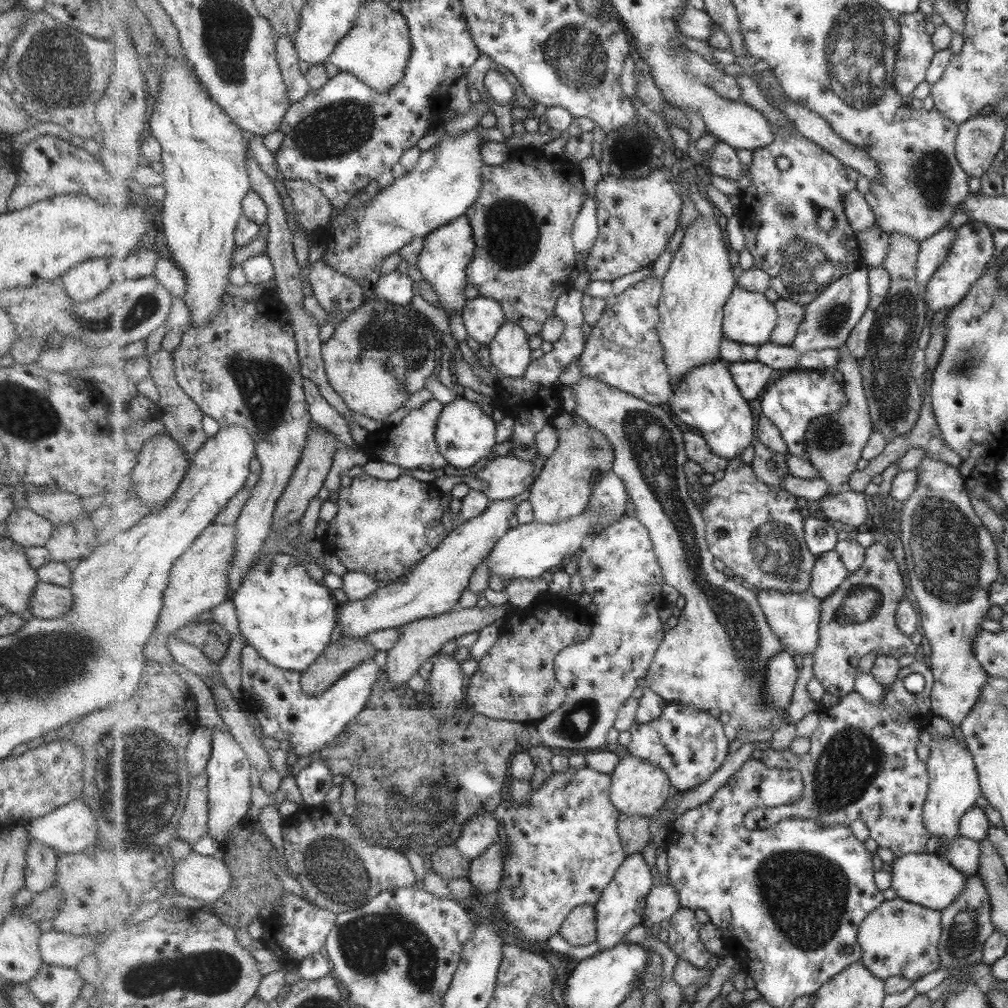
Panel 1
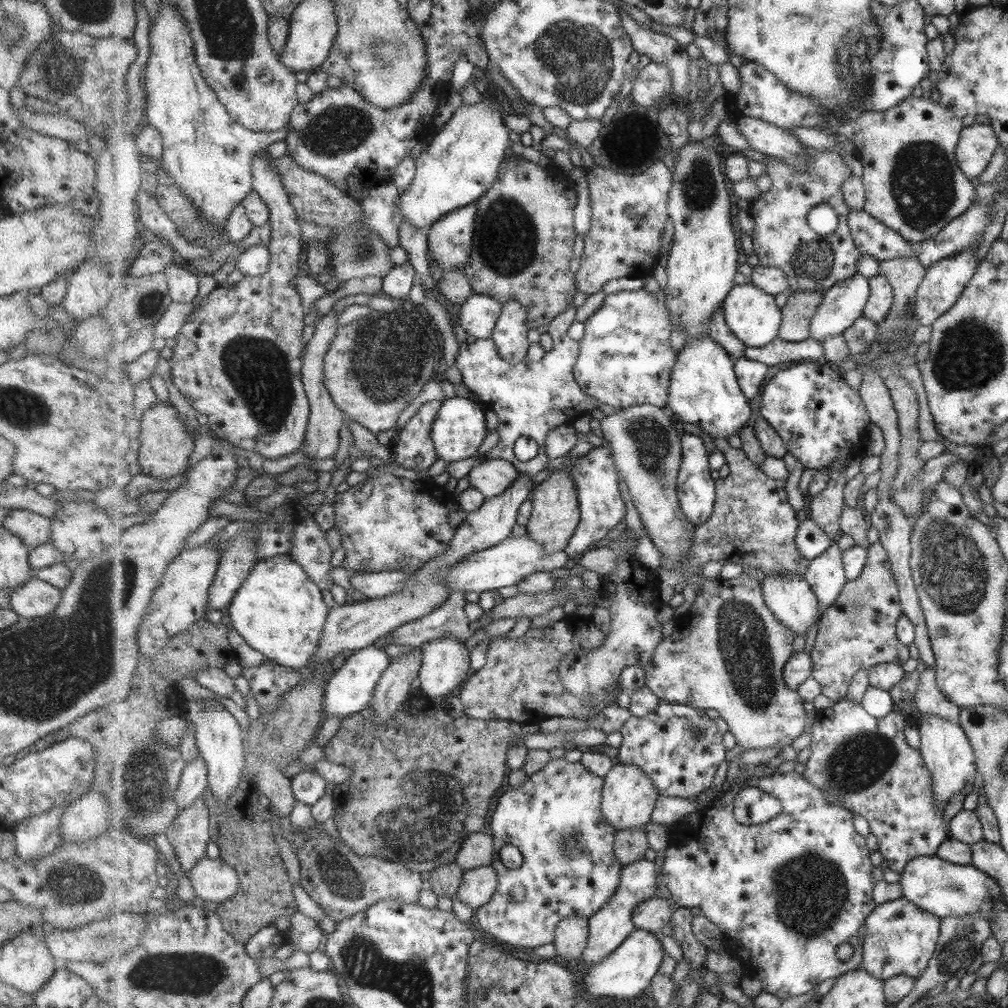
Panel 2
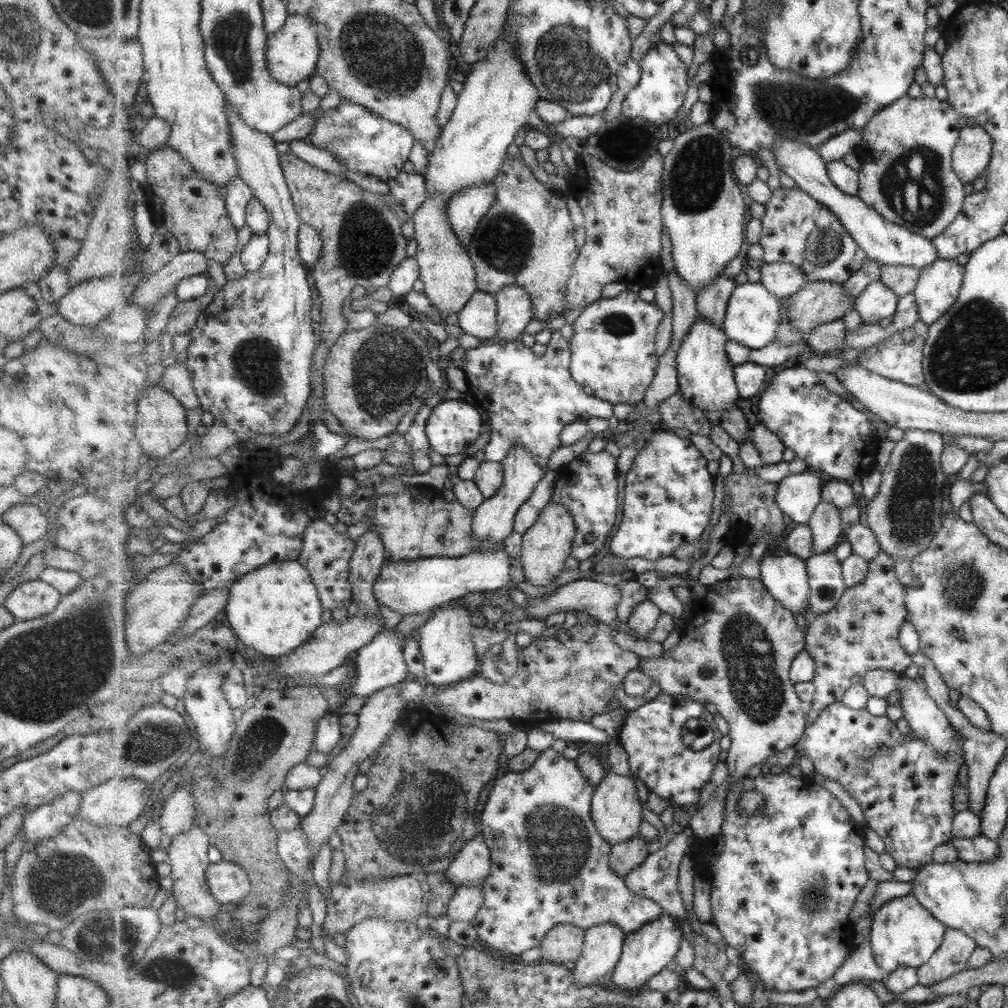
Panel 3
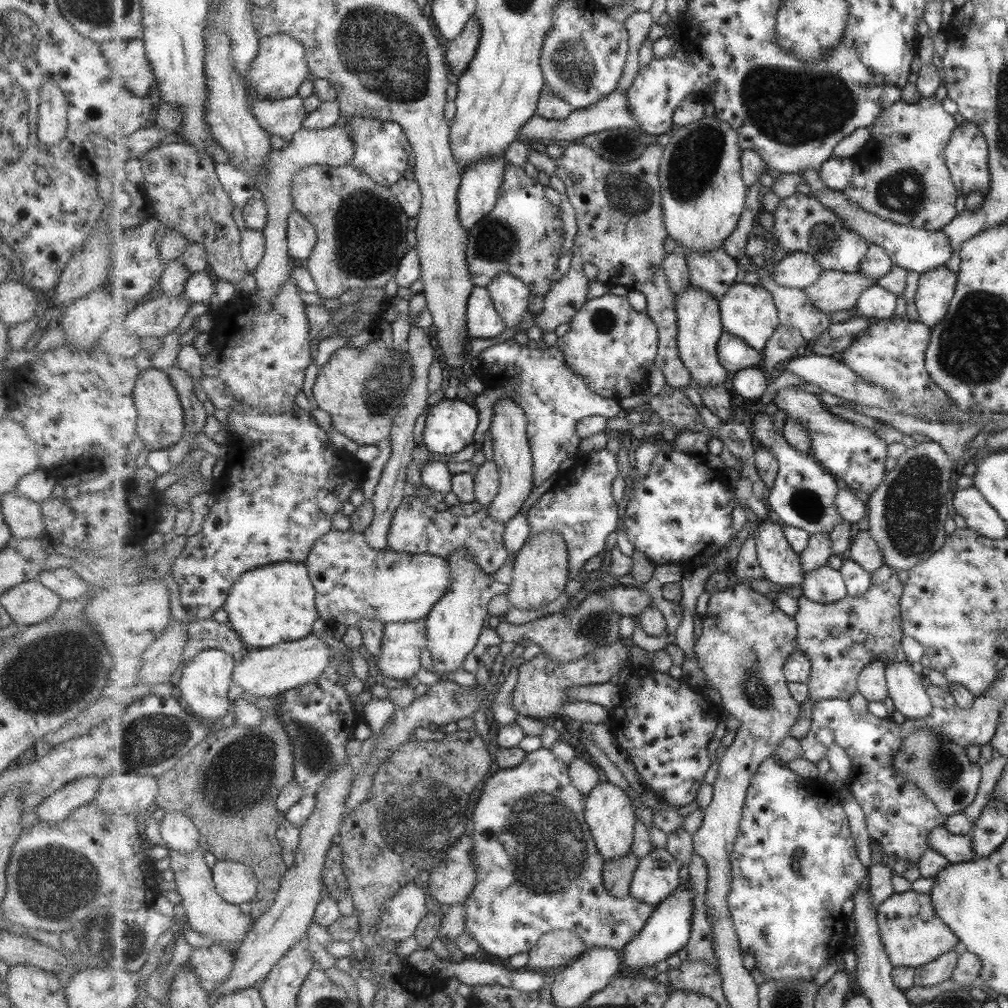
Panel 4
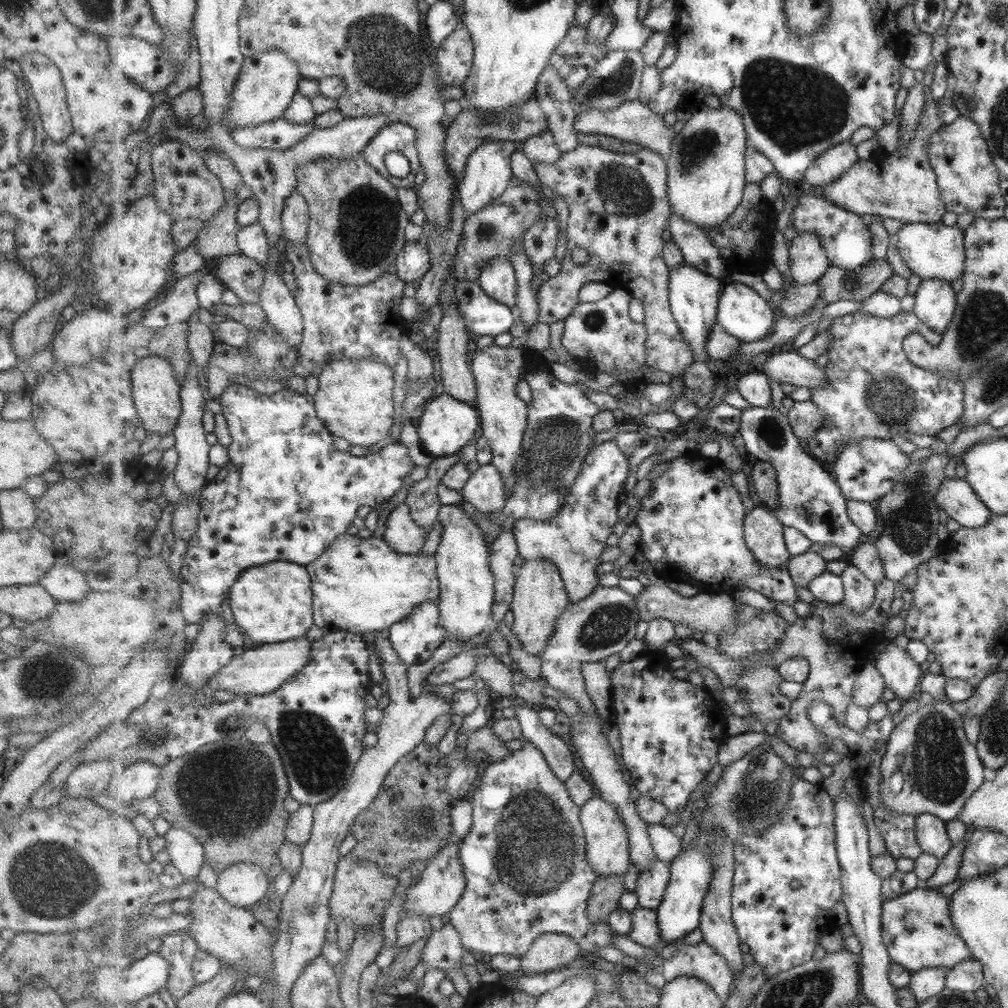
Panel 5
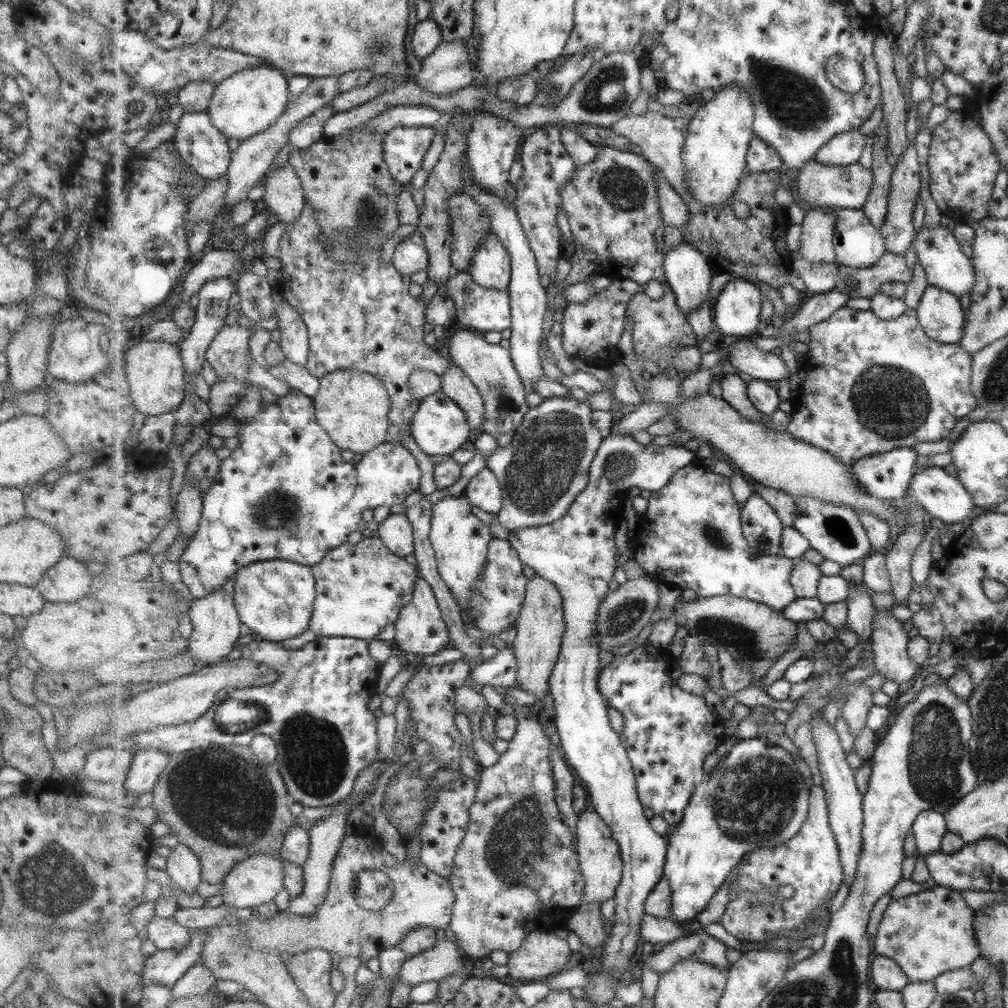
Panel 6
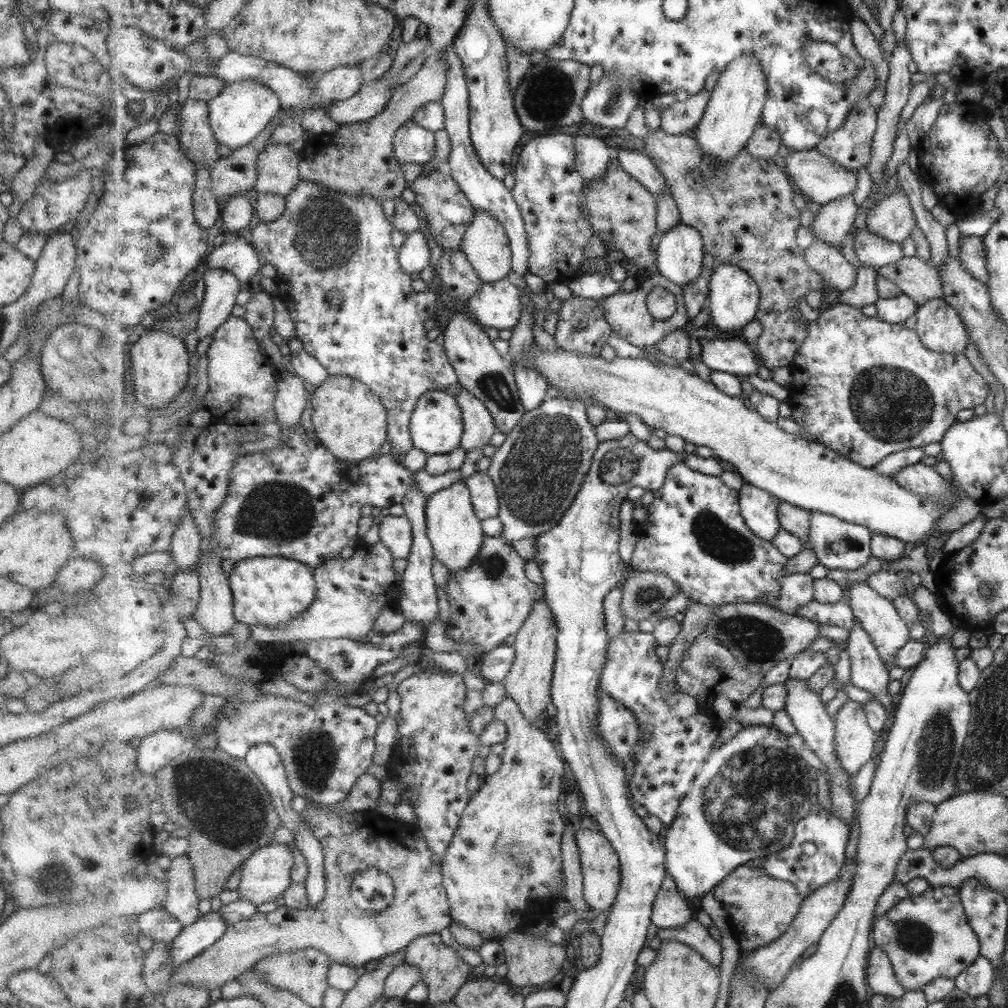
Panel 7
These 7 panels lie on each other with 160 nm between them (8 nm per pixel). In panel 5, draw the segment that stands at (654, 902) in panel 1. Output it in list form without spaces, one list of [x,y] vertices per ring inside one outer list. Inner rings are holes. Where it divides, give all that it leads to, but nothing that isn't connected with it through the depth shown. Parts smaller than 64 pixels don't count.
[[[523,739],[522,742],[523,742],[523,746],[519,750],[512,752],[509,756],[506,756],[503,760],[501,760],[501,762],[490,762],[490,764],[482,774],[480,785],[473,792],[472,805],[474,806],[474,824],[473,824],[471,833],[469,833],[468,837],[461,842],[461,846],[460,846],[460,857],[462,862],[464,863],[464,875],[465,875],[465,878],[468,879],[468,885],[466,886],[465,892],[463,893],[461,900],[455,905],[455,908],[448,915],[448,917],[450,918],[450,922],[459,931],[459,934],[461,935],[461,938],[462,938],[463,946],[465,946],[466,949],[468,949],[470,952],[472,952],[476,956],[478,956],[479,954],[485,953],[491,956],[495,956],[498,954],[506,954],[506,955],[515,955],[519,957],[524,957],[529,952],[529,949],[533,946],[533,943],[541,935],[544,935],[547,933],[571,935],[571,938],[573,938],[573,940],[575,940],[575,942],[577,942],[577,944],[579,944],[579,946],[583,950],[596,953],[598,950],[601,950],[602,948],[605,948],[606,946],[611,945],[611,938],[613,938],[613,936],[620,935],[620,934],[616,934],[616,932],[611,928],[611,926],[609,926],[608,922],[593,923],[592,919],[588,917],[587,902],[589,902],[592,896],[593,887],[595,886],[595,883],[598,881],[600,876],[596,873],[596,870],[594,868],[591,868],[591,866],[589,866],[589,864],[587,863],[587,844],[585,844],[585,829],[582,823],[579,822],[579,814],[582,814],[582,807],[577,806],[576,803],[573,802],[572,795],[569,794],[568,787],[566,786],[566,784],[563,784],[563,782],[561,782],[561,780],[559,780],[557,776],[555,776],[555,773],[553,772],[553,769],[550,767],[550,764],[547,762],[547,759],[543,754],[543,751],[539,750],[530,740]],[[637,906],[632,911],[633,930],[629,934],[630,940],[653,948],[662,940],[662,932],[659,928],[659,919],[657,910],[649,910],[645,907]]]

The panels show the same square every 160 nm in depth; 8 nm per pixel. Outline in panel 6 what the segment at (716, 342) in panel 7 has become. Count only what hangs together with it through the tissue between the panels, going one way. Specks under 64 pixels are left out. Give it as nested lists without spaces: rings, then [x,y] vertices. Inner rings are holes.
[[[751,340],[737,341],[731,346],[725,359],[737,372],[745,372],[753,379],[763,381],[779,382],[781,379],[789,378],[787,364],[778,351],[762,352]]]

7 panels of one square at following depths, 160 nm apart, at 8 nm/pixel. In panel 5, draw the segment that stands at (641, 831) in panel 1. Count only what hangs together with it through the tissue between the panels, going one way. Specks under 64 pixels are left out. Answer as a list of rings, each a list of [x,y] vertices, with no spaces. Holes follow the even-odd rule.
[[[612,876],[611,878],[602,878],[595,883],[592,890],[592,896],[588,903],[588,917],[593,923],[605,923],[609,915],[617,910],[623,890],[623,876]]]

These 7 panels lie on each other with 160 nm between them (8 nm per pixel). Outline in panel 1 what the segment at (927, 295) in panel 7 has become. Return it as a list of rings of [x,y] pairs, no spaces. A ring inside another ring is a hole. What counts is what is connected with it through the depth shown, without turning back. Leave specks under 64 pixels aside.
[[[779,298],[775,306],[780,317],[770,342],[783,346],[793,345],[793,341],[799,334],[800,326],[806,317],[806,305]]]

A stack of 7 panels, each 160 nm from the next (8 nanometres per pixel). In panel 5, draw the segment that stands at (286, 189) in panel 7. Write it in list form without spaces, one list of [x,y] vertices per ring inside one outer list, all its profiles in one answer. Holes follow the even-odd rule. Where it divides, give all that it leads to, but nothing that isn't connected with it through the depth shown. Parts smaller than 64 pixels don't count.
[[[295,190],[285,200],[285,205],[287,206],[282,213],[283,238],[296,243],[307,242],[310,227],[308,203],[298,190]]]

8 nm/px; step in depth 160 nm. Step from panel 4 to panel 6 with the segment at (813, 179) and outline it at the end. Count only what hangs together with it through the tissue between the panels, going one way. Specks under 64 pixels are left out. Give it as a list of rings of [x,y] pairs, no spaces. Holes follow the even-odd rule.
[[[940,225],[934,228],[921,227],[917,231],[913,246],[917,253],[917,260],[924,270],[927,285],[947,290],[958,299],[965,294],[970,296],[975,281],[971,258],[964,253],[949,229]]]

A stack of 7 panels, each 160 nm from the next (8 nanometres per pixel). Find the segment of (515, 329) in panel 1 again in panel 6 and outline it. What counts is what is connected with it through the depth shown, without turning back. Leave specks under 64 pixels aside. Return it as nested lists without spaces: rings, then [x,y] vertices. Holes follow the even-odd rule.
[[[495,233],[484,238],[467,272],[485,288],[508,289],[512,281],[512,258]]]

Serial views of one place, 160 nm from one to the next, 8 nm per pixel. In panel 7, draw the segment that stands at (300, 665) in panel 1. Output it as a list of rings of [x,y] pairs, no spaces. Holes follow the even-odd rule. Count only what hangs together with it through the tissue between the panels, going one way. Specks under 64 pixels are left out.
[[[257,557],[241,561],[234,566],[229,581],[235,600],[237,622],[251,627],[279,625],[281,628],[306,613],[317,598],[313,570],[304,563],[283,557]]]

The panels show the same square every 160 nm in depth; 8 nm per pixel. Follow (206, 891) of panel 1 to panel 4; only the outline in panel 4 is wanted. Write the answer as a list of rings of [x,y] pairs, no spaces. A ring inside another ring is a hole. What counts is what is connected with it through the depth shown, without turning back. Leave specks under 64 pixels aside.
[[[217,860],[212,871],[218,893],[234,905],[252,903],[261,887],[256,872],[245,863]]]

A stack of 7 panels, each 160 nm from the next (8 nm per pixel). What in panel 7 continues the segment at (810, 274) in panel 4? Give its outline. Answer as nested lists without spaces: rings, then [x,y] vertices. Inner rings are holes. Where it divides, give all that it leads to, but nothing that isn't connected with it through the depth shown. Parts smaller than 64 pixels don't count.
[[[843,196],[822,206],[811,225],[815,239],[832,245],[843,244],[857,220],[857,202],[853,196]]]

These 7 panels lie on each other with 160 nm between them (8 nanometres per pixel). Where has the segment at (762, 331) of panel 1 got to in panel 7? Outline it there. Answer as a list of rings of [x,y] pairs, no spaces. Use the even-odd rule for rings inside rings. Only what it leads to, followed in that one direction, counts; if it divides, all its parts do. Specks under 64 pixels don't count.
[[[731,263],[716,264],[709,295],[710,315],[713,323],[723,332],[739,336],[744,326],[756,320],[760,305],[760,286],[744,268]]]

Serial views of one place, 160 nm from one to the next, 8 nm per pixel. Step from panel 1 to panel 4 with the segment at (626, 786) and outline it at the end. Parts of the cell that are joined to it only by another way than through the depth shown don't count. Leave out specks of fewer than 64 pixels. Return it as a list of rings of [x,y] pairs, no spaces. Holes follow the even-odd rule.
[[[605,782],[599,783],[585,800],[585,820],[591,826],[592,835],[596,839],[597,850],[604,855],[604,859],[621,860],[631,852],[633,834],[636,832],[636,812],[629,796],[619,786]]]

